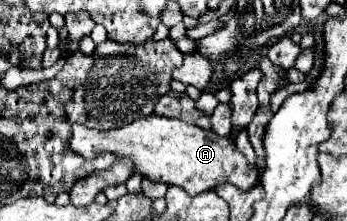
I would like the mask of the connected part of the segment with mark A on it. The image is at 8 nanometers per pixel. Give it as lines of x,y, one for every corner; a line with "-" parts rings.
162,115
140,117
120,129
88,129
76,125
68,139
68,145
74,153
84,159
94,159
98,153
108,151
118,159
132,159
134,169
156,183
182,187
188,195
198,195
208,189
214,189
220,183
230,183
242,191
248,191
258,181
260,167
250,165
242,153
236,151
232,139
220,137
214,131
184,123
180,119
168,119

